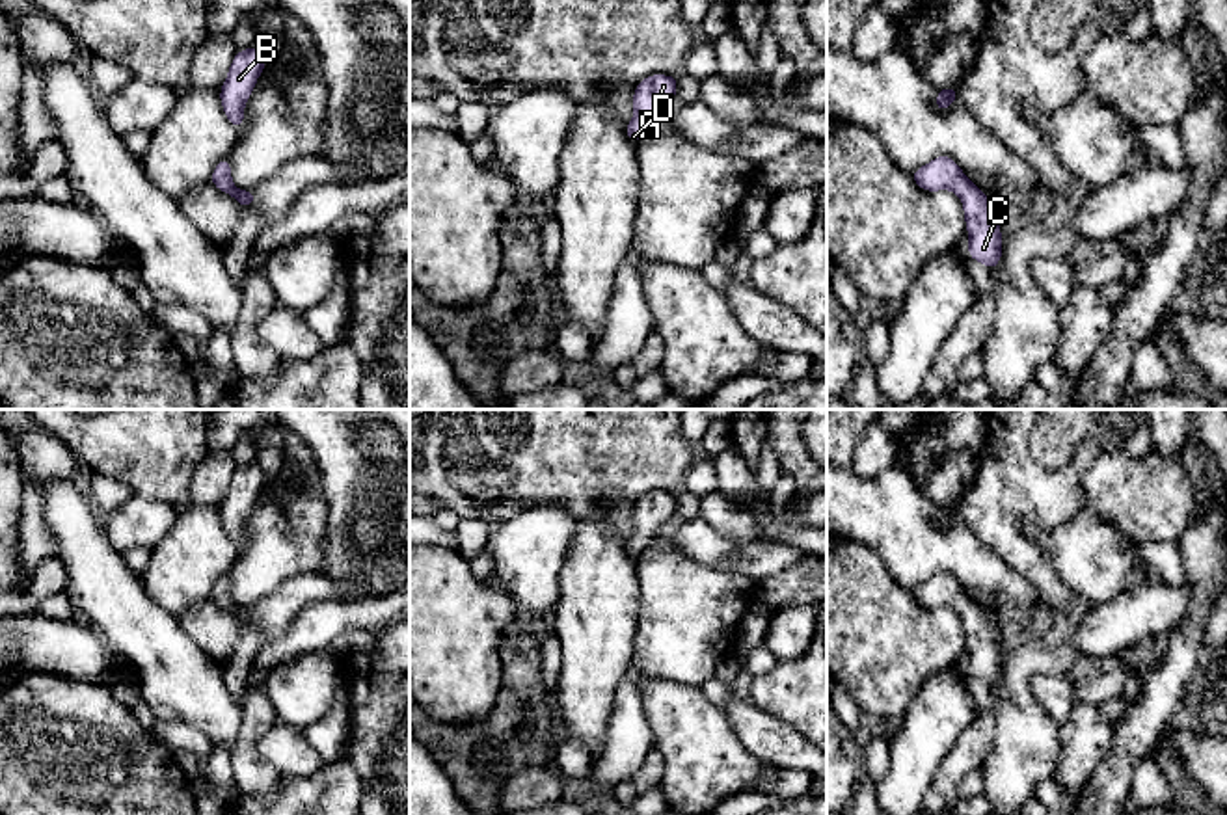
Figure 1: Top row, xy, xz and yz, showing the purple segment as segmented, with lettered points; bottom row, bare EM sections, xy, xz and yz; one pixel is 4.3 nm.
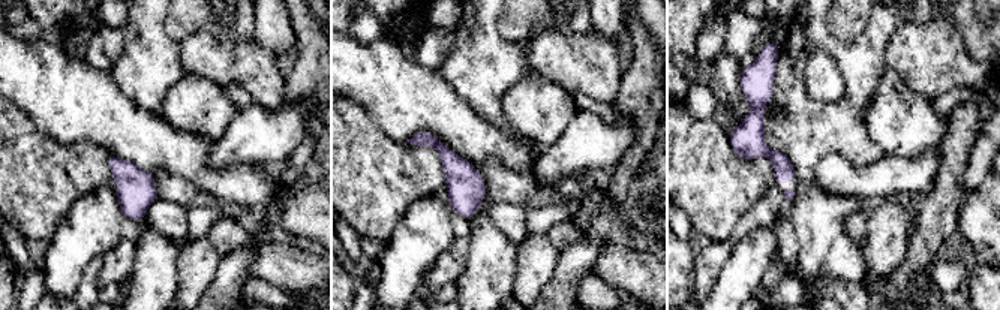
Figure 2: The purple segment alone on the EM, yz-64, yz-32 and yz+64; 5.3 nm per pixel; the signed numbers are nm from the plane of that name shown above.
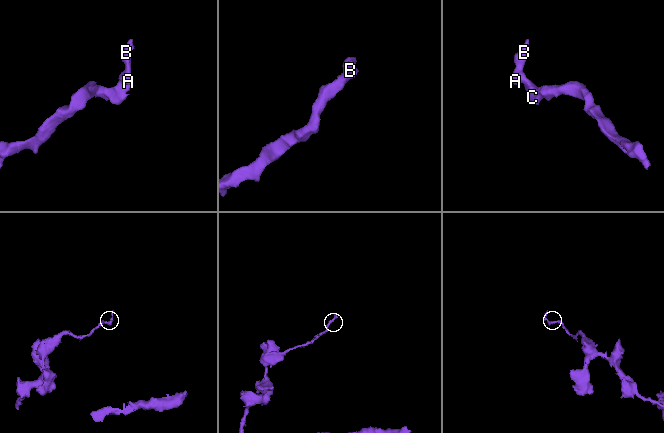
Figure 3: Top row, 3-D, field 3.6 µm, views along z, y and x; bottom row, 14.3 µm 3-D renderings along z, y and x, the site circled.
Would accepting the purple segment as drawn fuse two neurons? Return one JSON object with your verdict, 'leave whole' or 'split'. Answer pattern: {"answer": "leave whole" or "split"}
{"answer": "leave whole"}

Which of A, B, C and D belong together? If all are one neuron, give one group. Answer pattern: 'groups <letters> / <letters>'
groups A B C D

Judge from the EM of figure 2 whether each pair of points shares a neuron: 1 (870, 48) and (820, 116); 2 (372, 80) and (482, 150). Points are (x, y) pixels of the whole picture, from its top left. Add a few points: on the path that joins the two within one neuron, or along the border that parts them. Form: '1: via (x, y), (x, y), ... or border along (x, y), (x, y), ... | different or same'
1: via (861, 68), (859, 90), (840, 110) | same
2: via (399, 93), (431, 104), (455, 123) | same

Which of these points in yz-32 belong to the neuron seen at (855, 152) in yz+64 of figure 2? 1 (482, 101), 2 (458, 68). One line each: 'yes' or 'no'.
1: yes
2: yes

